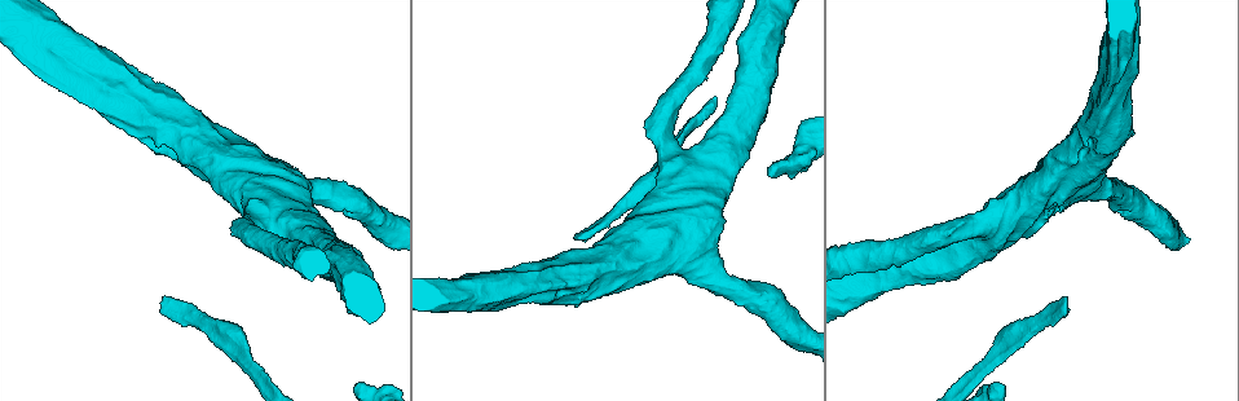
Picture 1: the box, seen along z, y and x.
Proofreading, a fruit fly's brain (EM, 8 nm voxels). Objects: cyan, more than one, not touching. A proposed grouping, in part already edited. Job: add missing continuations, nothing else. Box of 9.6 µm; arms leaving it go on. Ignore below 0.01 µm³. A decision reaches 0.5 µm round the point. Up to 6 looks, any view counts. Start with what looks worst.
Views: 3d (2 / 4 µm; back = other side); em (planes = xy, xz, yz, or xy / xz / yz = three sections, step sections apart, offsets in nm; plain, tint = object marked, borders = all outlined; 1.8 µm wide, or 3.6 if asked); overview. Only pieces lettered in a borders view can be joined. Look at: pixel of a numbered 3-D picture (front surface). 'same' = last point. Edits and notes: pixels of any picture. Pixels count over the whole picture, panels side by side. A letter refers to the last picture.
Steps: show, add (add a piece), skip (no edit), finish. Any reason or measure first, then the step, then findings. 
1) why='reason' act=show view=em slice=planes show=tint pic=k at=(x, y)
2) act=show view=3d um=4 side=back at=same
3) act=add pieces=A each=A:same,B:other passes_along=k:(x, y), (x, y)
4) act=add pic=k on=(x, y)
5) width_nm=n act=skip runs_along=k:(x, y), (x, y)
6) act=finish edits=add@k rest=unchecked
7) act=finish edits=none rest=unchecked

act=show view=3d um=4 pic=1 at=(162, 298)

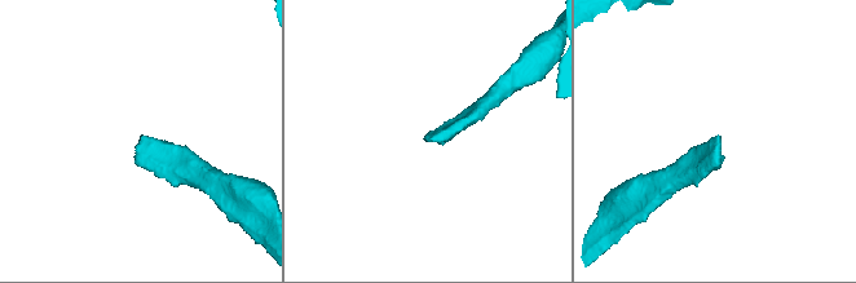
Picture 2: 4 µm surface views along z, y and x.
why='shape alone is not enough' act=show view=em um=3.6 slice=planes show=borders pic=2 at=(142, 140)

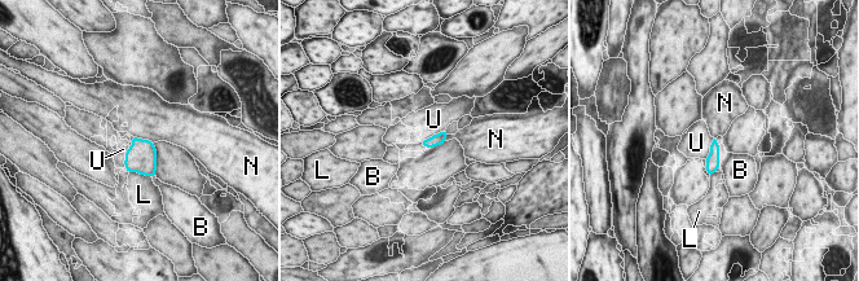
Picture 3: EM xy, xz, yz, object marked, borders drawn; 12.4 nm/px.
width_nm=130 act=skip each=B:other,L:other,N:other,U:other border=3:(444, 130), (421, 141) found='none of them fits'

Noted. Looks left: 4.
why='branch stops here' act=show view=em slice=planes show=borders pic=1 at=(999, 382)

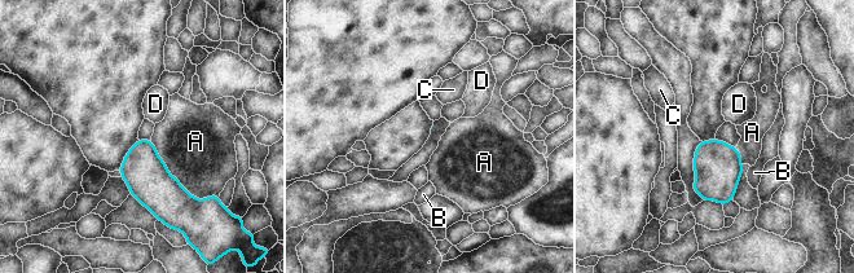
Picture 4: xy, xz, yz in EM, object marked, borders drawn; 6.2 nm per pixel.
act=skip each=A:other,B:other,C:other,D:other border=4:(150, 140), (192, 194), (210, 196) found='no lettered piece goes on from it'

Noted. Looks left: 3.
why='an open end' act=show view=3d um=4 pic=1 at=(1111, 72)

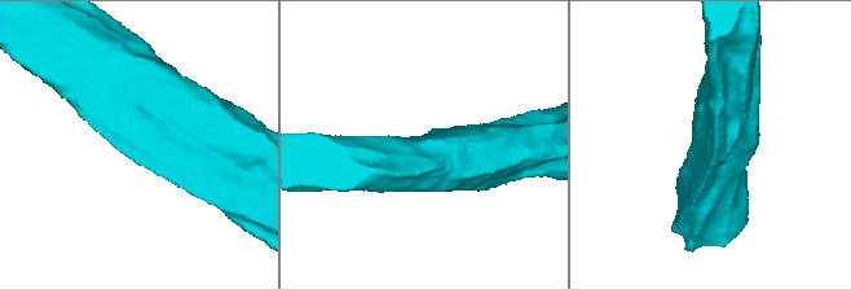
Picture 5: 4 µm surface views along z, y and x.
act=show view=em um=3.6 slice=planes show=tint pic=5 at=(120, 151)

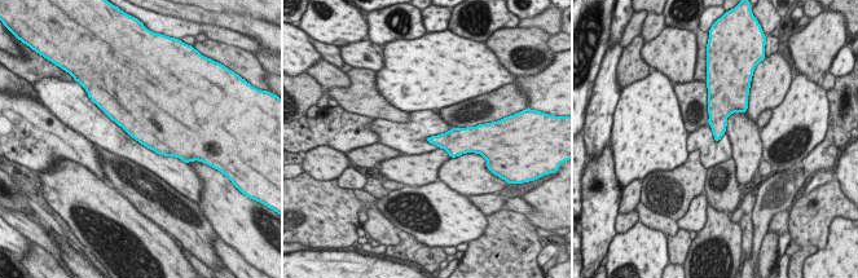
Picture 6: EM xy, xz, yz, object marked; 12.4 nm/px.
act=show view=em um=3.6 slice=planes show=borders at=same

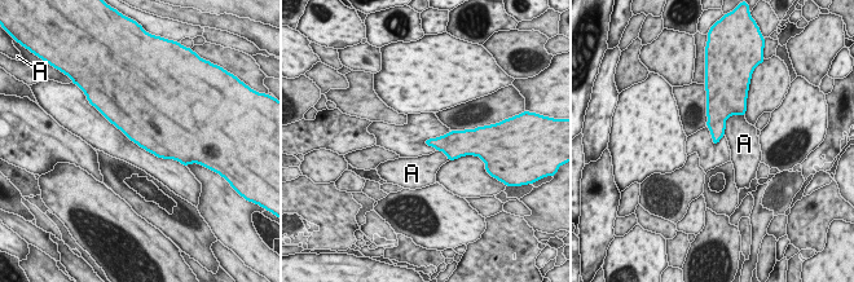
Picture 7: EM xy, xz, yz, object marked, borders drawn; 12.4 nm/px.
longest_contact=A:380nm act=skip each=A:other border=7:(744, 114), (733, 114), (723, 135) found='none of them fits'

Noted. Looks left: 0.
act=finish edits=none rest=unchecked

